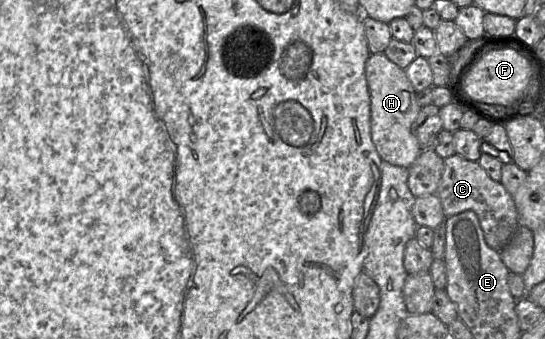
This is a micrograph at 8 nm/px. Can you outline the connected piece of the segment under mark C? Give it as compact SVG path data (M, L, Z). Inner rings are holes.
M454 154L444 159L444 170L436 195L439 197L445 217L465 211L473 211L490 248L501 252L519 227L519 215L513 196L500 183L492 180L477 161L470 161Z

